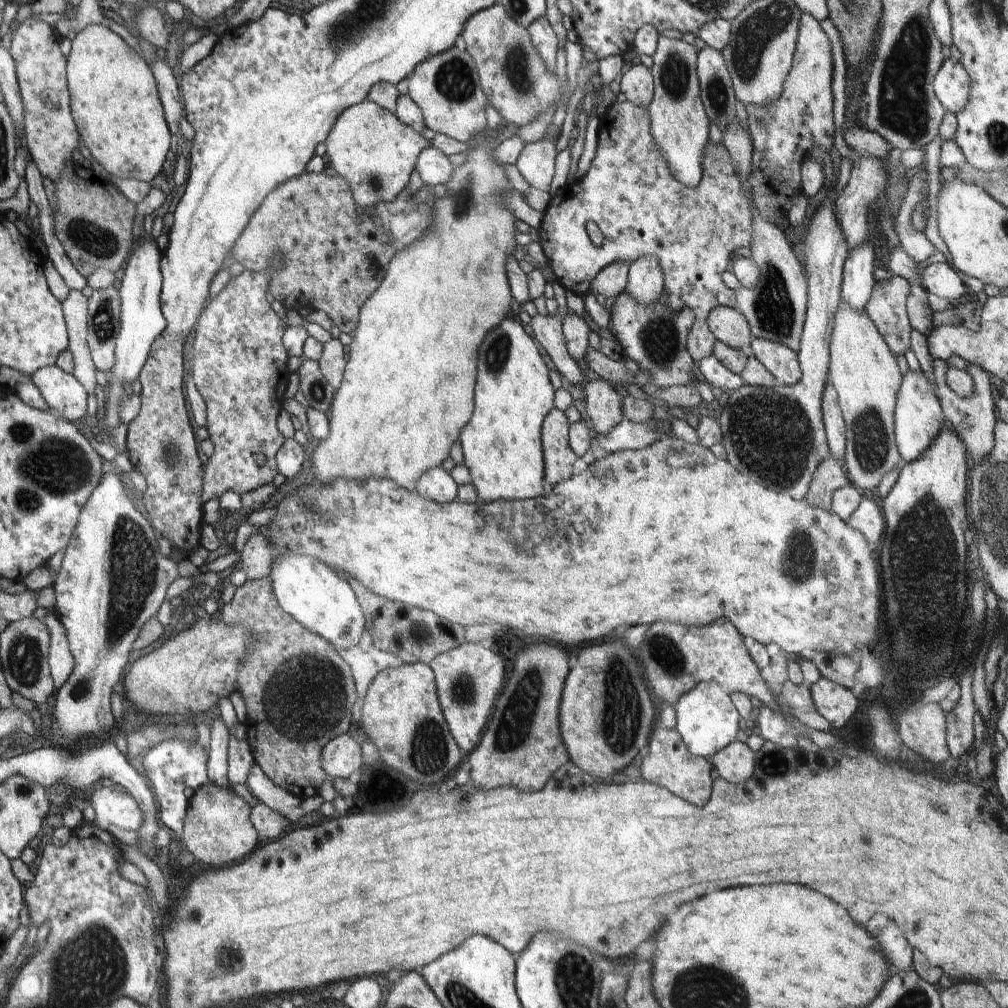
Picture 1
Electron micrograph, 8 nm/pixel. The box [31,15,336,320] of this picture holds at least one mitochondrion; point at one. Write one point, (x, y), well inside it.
(84, 234)

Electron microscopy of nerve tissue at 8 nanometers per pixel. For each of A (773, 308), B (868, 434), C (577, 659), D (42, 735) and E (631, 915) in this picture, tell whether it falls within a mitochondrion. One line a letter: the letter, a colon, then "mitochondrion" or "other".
A: mitochondrion
B: mitochondrion
C: other
D: other
E: other

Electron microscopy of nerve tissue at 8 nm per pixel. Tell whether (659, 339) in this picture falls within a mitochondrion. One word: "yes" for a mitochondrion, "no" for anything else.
yes

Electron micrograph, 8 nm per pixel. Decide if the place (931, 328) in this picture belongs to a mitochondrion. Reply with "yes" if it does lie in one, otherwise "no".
no

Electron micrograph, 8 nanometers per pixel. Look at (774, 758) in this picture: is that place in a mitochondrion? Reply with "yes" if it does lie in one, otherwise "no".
yes

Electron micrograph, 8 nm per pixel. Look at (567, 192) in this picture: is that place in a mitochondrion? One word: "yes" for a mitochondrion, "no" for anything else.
no

